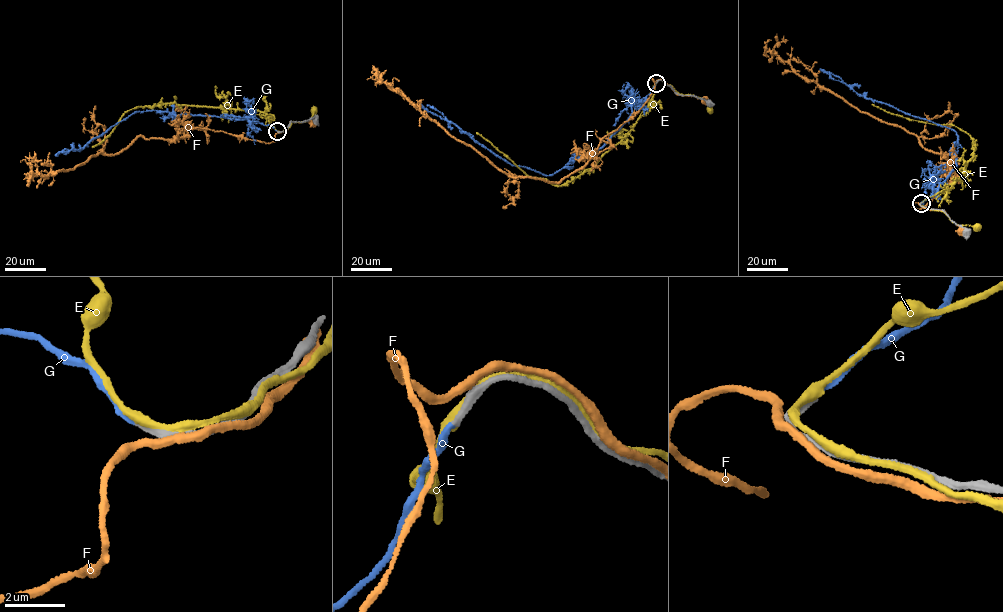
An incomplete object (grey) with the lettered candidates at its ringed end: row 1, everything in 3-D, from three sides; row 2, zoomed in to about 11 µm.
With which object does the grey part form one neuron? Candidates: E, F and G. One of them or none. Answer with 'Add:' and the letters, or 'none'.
Add: G

